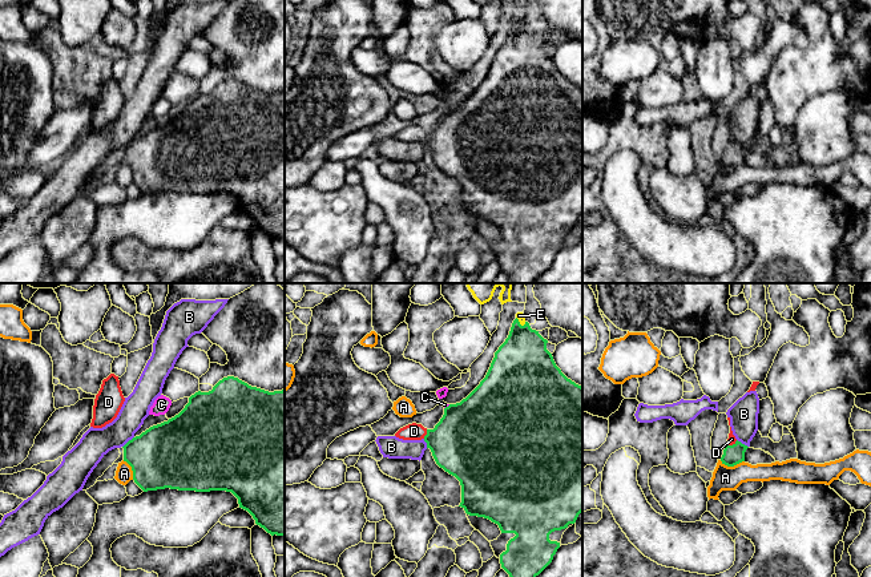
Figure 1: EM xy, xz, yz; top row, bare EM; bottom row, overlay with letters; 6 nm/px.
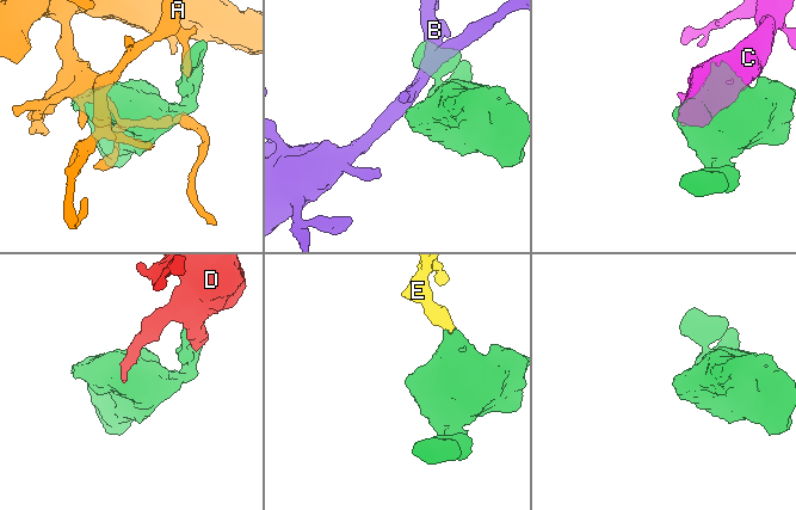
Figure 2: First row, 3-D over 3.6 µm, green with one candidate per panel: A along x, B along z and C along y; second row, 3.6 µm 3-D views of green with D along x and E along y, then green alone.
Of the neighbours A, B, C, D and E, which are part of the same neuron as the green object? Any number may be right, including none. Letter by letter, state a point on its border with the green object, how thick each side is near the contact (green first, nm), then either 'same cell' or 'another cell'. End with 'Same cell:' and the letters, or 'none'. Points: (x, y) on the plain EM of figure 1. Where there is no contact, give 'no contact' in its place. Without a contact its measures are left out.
A: contact yz (732, 168); calibres 120 and 150 nm; another cell
B: contact xy (128, 144); calibres 380 and 180 nm; another cell
C: contact xz (448, 108); calibres 480 and 30 nm; another cell
D: contact xz (427, 136); calibres 420 and 100 nm; same cell
E: contact xz (519, 25); calibres 340 and 50 nm; same cell
Same cell: D, E

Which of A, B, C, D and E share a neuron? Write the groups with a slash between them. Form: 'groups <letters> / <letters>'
groups A / B / C / D E

